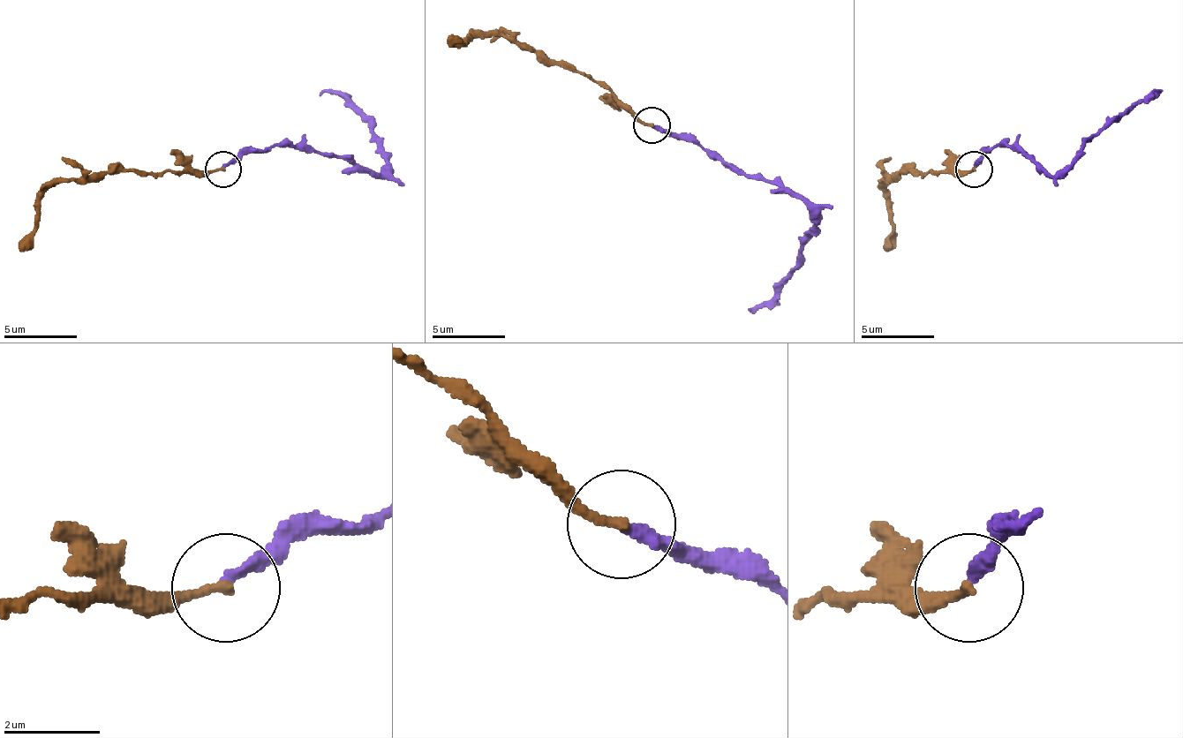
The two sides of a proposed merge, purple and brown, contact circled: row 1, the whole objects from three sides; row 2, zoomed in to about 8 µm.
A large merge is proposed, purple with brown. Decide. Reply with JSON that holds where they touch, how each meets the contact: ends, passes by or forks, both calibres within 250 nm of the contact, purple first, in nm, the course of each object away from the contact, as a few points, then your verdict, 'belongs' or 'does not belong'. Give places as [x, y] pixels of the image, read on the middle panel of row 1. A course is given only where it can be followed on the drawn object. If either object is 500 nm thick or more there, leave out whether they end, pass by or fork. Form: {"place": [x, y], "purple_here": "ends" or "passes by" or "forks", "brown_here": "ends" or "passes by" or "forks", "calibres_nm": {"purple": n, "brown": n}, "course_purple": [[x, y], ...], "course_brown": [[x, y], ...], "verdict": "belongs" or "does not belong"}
{"place": [651, 125], "purple_here": "ends", "brown_here": "ends", "calibres_nm": {"purple": 220, "brown": 180}, "course_purple": [[651, 124], [673, 139], [695, 139], [749, 176], [779, 179], [808, 208], [811, 234], [794, 274], [749, 311]], "course_brown": [[651, 124], [581, 73], [548, 65], [504, 36], [486, 36], [468, 43], [449, 36]], "verdict": "belongs"}

